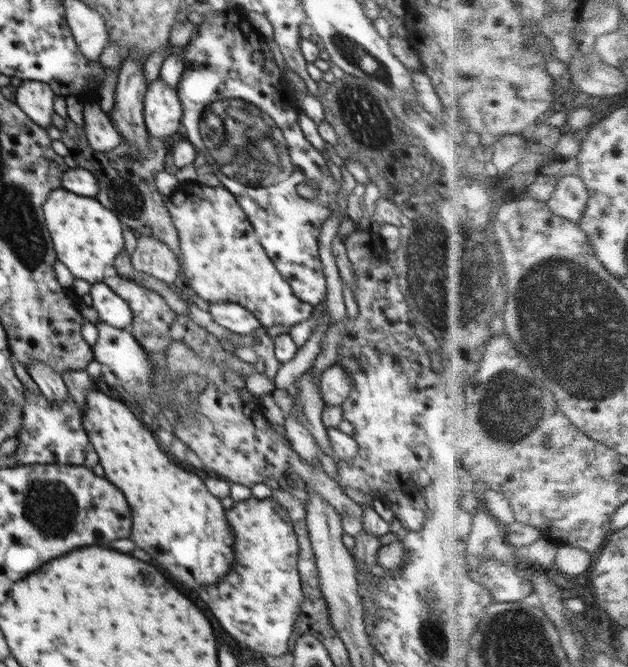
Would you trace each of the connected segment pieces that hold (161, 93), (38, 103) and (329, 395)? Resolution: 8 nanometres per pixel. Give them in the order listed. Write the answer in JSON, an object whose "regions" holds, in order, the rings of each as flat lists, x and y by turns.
{"regions":[[[157,78,148,84,143,104,143,117,149,135,163,139,176,134,183,111,176,86]],[[23,80,17,87,15,103,34,123,47,129,52,125,54,114,54,95,52,85,37,80]],[[340,364,332,365,319,376,321,394,326,405,341,406,352,390,352,379]]]}

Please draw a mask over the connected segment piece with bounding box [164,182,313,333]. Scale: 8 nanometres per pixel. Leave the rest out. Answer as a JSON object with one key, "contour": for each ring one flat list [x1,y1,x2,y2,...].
{"contour":[[198,182,179,183,178,189,168,195,164,202,179,237,180,257,182,257,180,272,183,272,185,284,193,288,205,302,226,301,240,304,249,310,263,327,279,325,284,328,285,333,289,333,292,326,311,317,313,306,302,302,293,293,288,281,276,270,247,215,232,193,221,186,211,187]]}

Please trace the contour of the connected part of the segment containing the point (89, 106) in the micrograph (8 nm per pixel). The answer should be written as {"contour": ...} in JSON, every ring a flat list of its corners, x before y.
{"contour":[[88,100,84,107,84,130,87,142,92,150,108,152,123,142,110,116,94,100]]}

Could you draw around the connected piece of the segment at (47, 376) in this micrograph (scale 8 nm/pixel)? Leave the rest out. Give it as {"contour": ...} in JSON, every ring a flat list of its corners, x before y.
{"contour":[[33,360,31,364,26,366,26,369,43,395,51,402,62,402,69,396,61,373,55,372,47,364]]}

